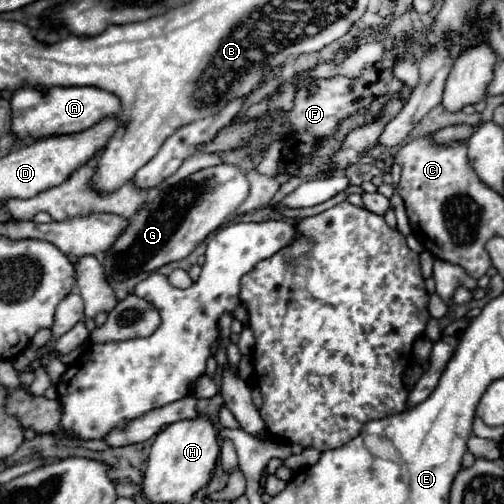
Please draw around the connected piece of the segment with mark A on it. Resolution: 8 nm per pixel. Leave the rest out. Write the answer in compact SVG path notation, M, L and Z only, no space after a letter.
M72 86L72 88L52 88L48 96L40 96L36 88L20 88L20 92L14 92L10 106L12 106L10 134L18 140L26 140L26 138L36 140L44 136L72 134L72 132L86 130L104 116L116 116L122 104L120 104L120 98L100 88Z

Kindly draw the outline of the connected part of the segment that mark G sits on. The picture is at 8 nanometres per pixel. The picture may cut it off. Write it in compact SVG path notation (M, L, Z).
M234 164L202 168L186 180L166 186L158 198L136 212L130 226L104 256L104 270L112 282L132 278L140 272L152 272L168 262L186 258L208 234L220 228L246 200L250 184L246 172Z

